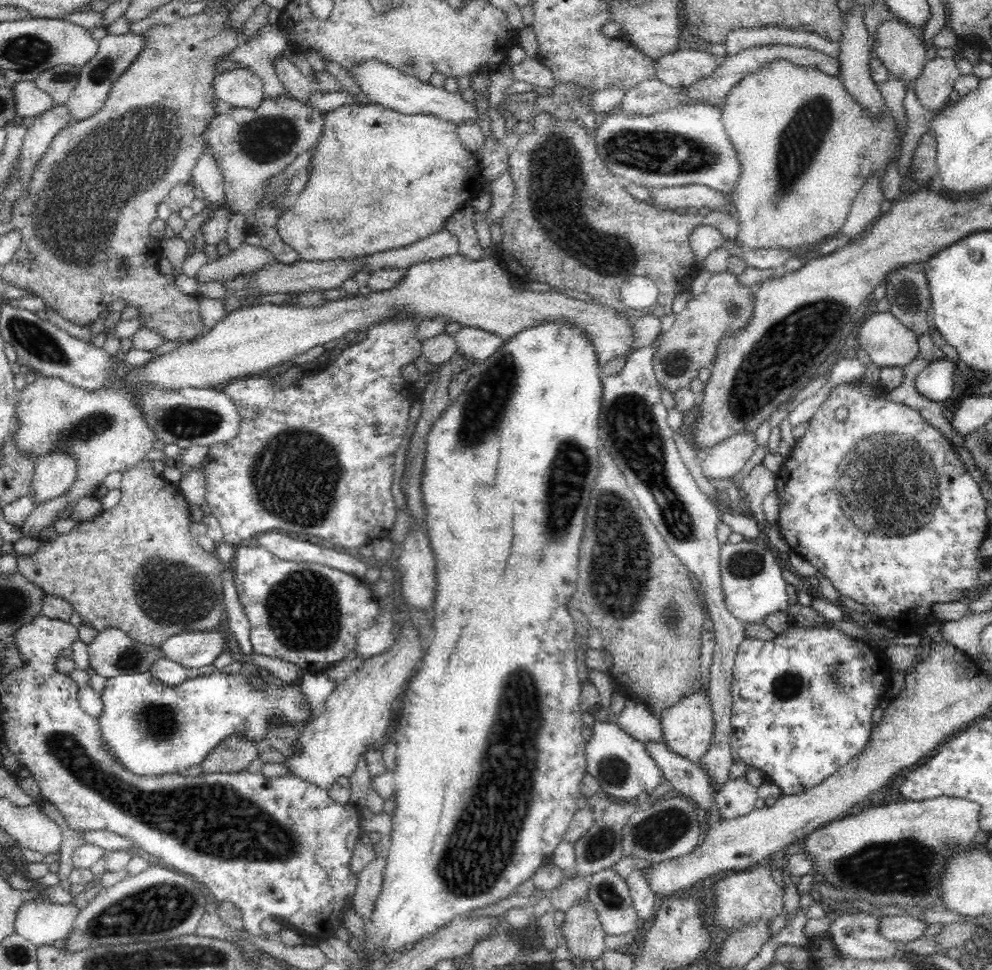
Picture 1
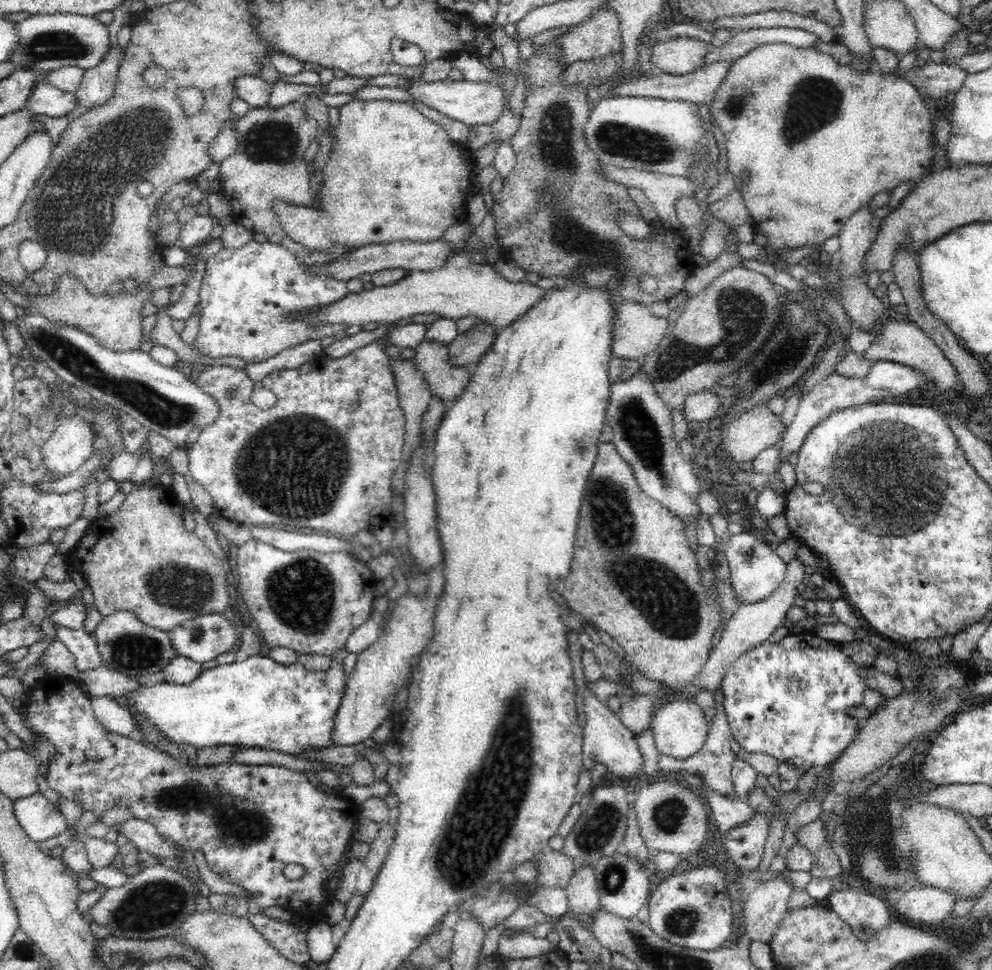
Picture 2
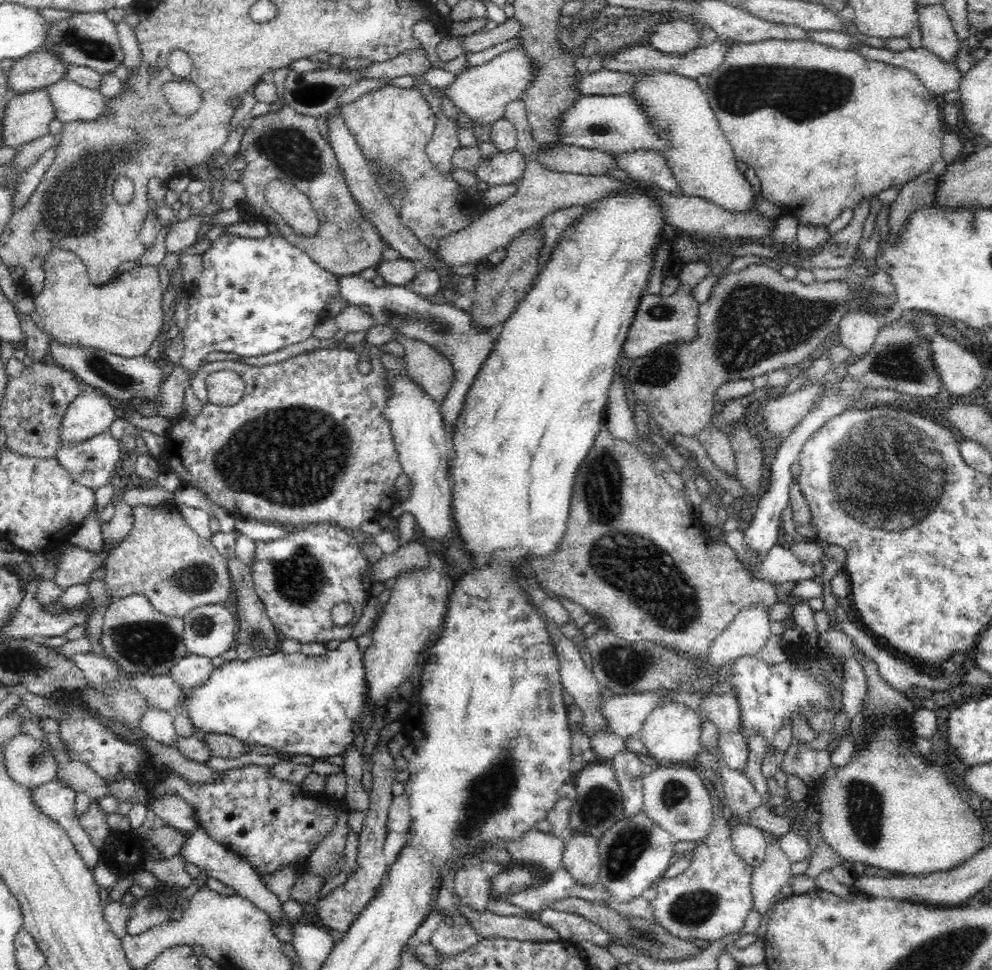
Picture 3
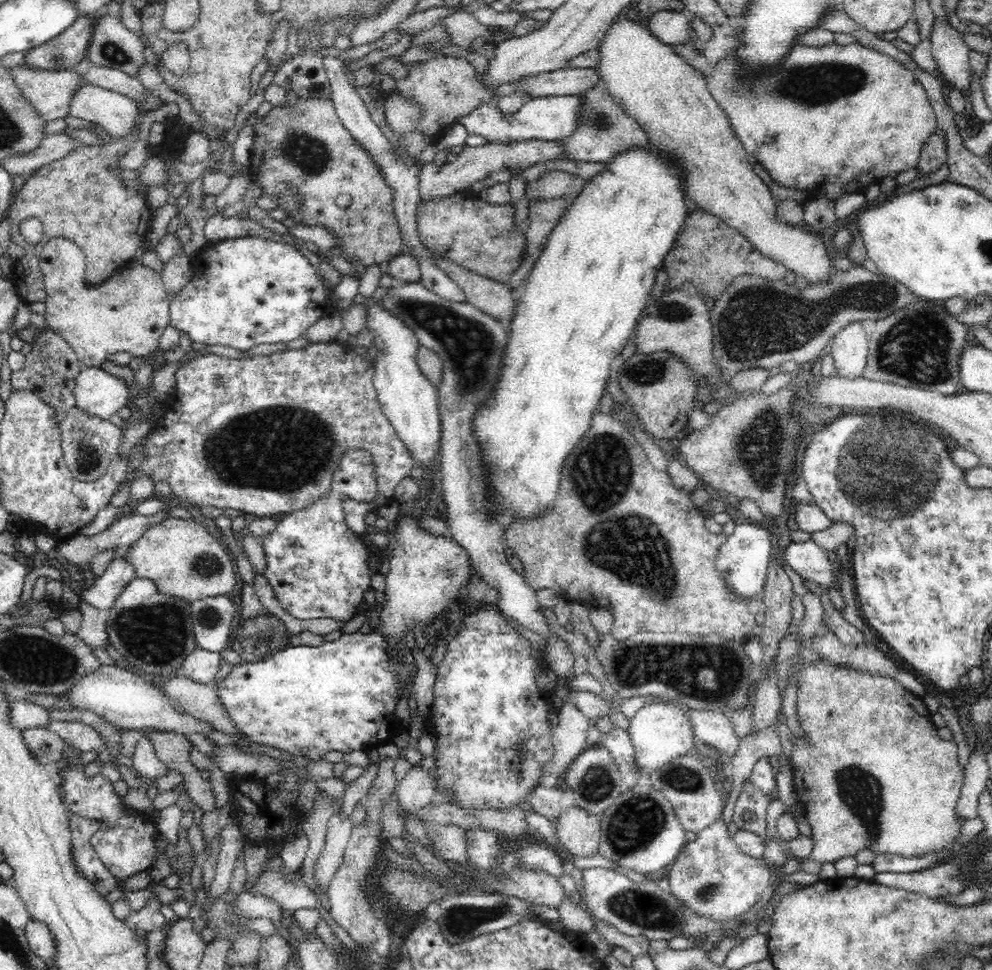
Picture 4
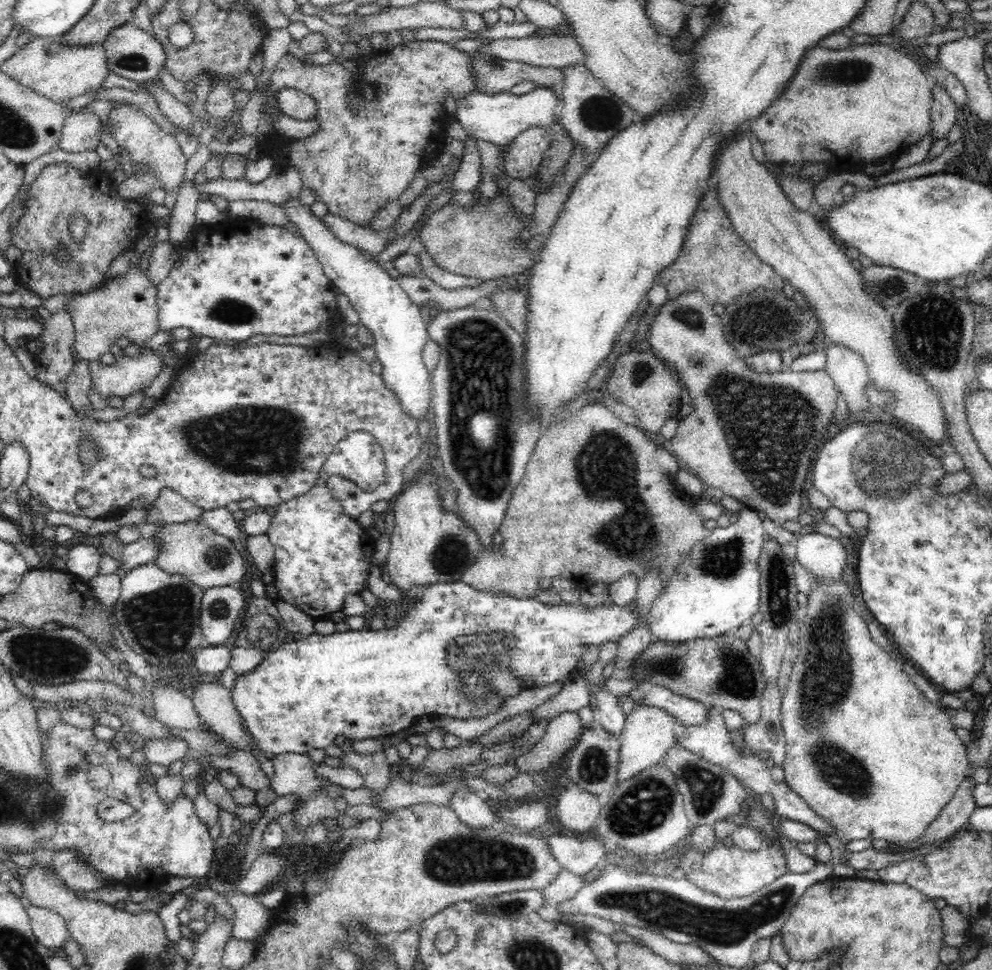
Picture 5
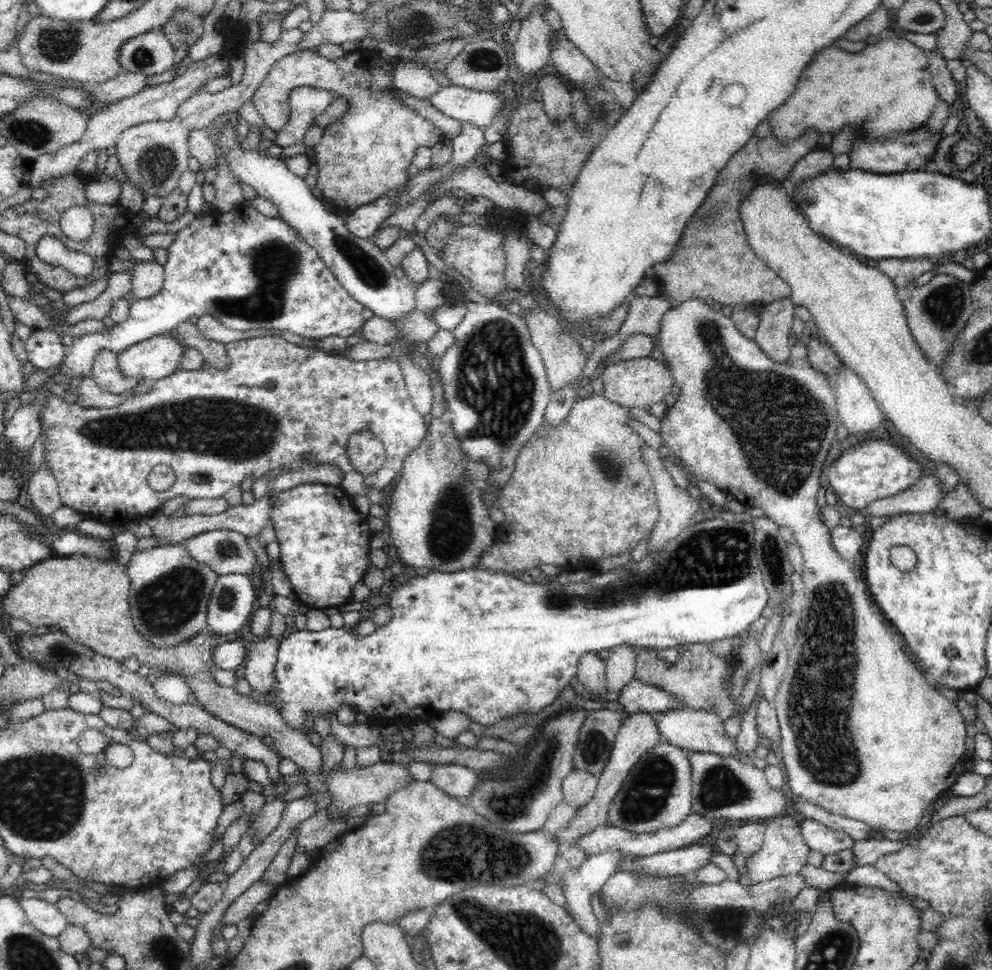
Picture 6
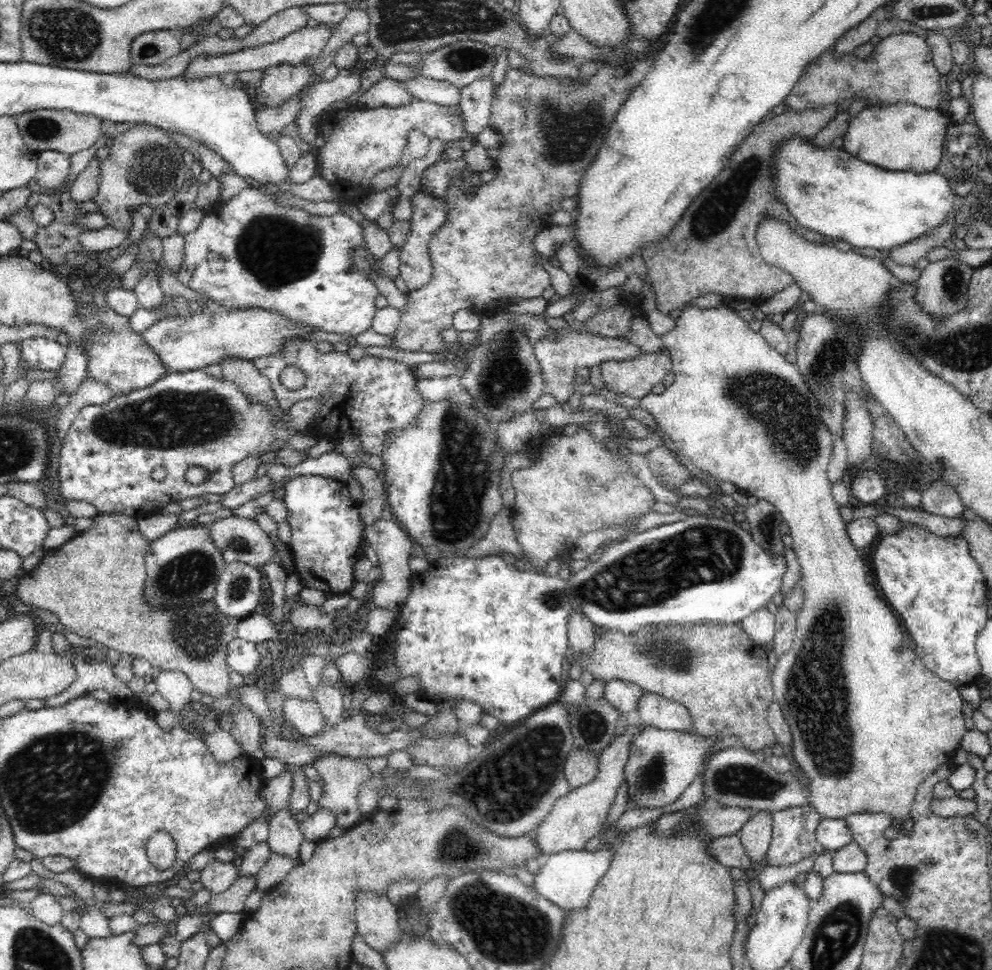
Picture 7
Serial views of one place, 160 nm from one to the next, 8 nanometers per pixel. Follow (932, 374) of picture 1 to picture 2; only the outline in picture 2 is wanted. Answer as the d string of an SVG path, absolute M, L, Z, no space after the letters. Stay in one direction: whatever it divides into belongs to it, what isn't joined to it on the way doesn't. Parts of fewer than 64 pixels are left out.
M890 361L873 363L865 379L836 374L831 375L816 384L806 398L800 402L797 414L789 424L789 428L787 428L779 458L787 459L790 452L797 453L800 450L800 446L802 446L804 436L808 434L808 430L814 424L818 424L822 418L833 414L837 409L857 406L877 397L878 399L882 399L882 396L888 396L893 399L893 397L900 396L901 394L922 391L929 383L931 383L931 380L927 376L924 376L923 372L916 372L913 368Z

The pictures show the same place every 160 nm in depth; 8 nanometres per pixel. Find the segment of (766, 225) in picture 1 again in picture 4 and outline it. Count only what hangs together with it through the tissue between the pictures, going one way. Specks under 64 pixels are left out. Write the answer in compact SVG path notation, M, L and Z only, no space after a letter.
M828 42L824 46L804 46L798 43L790 44L788 54L772 67L759 67L756 71L752 67L744 67L745 62L739 58L737 52L731 51L724 58L720 58L713 64L710 76L705 78L706 86L712 99L718 103L724 115L728 117L728 123L736 135L736 139L742 143L746 154L751 154L758 164L764 167L770 180L786 188L806 191L808 199L826 197L826 199L836 202L845 194L864 193L871 184L879 184L889 176L893 177L901 172L912 170L917 165L921 157L922 148L928 139L937 131L937 118L933 111L933 106L927 97L922 83L910 70L904 67L898 60L884 53L876 52L861 45L854 44L841 45Z

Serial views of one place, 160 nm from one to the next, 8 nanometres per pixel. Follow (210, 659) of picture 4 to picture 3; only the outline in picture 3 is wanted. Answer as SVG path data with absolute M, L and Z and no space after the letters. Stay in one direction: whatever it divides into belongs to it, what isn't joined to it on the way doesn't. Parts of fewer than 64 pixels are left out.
M186 653L184 658L180 658L169 670L169 675L174 683L182 689L182 692L190 692L192 688L202 686L213 667L209 658L198 656L192 653Z

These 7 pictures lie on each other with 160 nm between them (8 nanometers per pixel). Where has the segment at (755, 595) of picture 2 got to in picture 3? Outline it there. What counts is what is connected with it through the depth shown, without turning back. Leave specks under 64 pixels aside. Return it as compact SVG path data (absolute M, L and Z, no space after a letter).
M738 529L727 533L727 541L740 567L754 580L778 586L786 582L810 580L815 576L812 565L802 565L790 549L784 550L781 545L774 545L768 553L761 556L748 547L743 532Z

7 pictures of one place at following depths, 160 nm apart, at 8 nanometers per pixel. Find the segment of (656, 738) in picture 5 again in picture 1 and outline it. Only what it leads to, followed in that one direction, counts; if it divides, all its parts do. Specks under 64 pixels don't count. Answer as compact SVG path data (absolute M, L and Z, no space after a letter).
M696 687L696 689L678 701L672 708L666 709L661 714L661 727L663 730L663 742L671 752L690 760L693 764L700 765L702 758L712 744L714 734L714 717L711 709L711 700L708 690Z

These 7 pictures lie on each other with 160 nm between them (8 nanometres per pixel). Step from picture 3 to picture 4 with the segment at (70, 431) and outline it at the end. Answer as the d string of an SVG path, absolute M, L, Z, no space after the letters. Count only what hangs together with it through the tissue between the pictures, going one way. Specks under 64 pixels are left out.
M82 367L77 376L74 398L75 406L91 418L100 418L103 422L127 406L130 396L137 396L134 384L131 389L118 377L101 367Z

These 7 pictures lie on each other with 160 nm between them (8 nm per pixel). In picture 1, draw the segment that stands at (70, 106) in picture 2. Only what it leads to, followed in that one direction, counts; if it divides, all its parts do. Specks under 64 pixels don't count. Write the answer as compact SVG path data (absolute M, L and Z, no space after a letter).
M22 81L10 84L14 95L14 116L34 118L54 106L50 95L36 87L34 81Z

